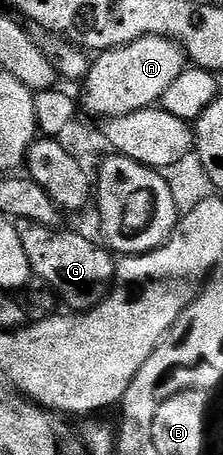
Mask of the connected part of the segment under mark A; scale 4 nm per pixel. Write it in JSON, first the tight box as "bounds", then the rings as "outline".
{"bounds":[81,37,189,115],"outline":[[[142,37],[128,45],[122,45],[116,49],[105,49],[98,54],[99,57],[90,62],[86,77],[81,82],[83,88],[83,101],[91,113],[103,113],[102,115],[122,115],[124,113],[136,113],[142,109],[150,109],[162,102],[165,90],[181,75],[183,69],[188,68],[189,58],[183,52],[182,47],[176,41],[170,41],[167,37]]]}

